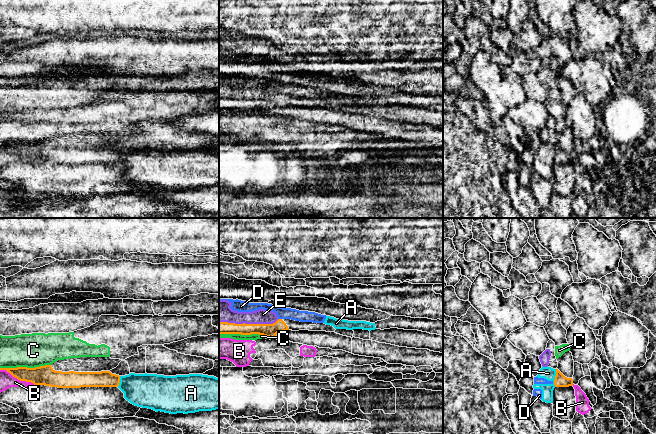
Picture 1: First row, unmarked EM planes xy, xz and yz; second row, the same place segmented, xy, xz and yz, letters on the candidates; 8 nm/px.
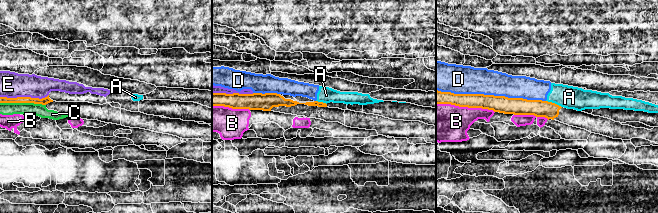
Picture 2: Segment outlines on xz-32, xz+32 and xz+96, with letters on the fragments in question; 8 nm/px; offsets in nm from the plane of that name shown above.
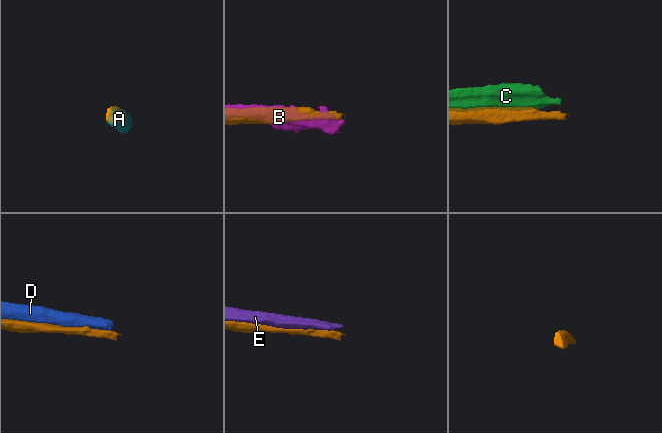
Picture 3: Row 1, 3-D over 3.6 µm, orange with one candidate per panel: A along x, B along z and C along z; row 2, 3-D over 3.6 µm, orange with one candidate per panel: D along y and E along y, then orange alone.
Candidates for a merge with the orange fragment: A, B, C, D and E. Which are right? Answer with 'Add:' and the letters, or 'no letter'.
Add: no letter

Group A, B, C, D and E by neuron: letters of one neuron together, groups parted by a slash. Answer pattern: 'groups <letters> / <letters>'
groups A D / B / C / E

